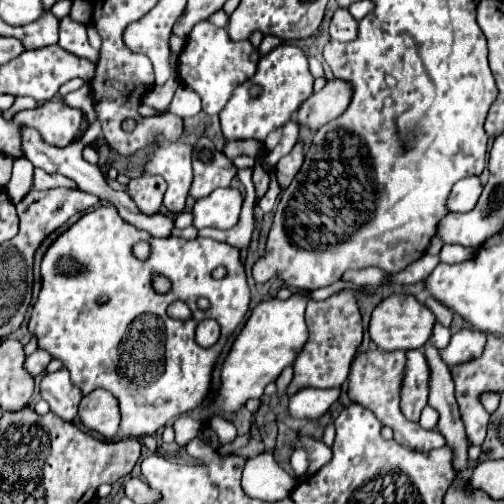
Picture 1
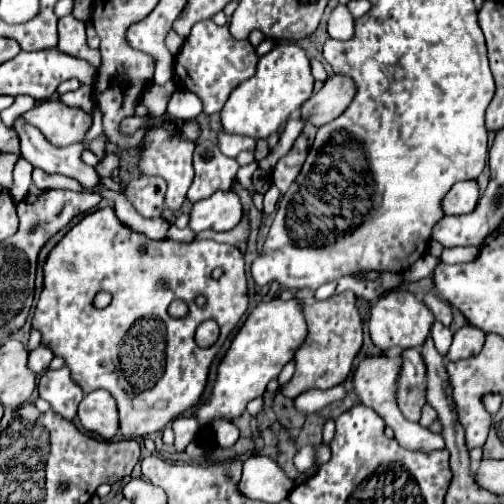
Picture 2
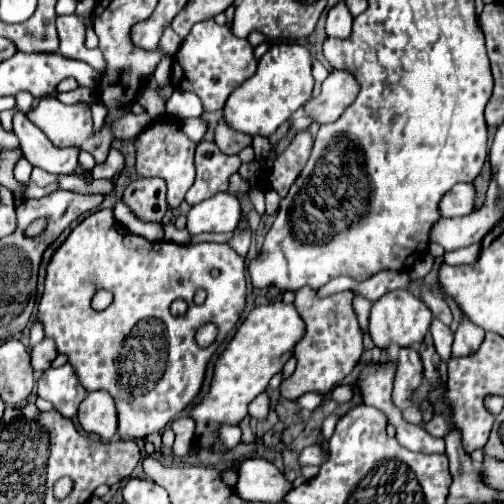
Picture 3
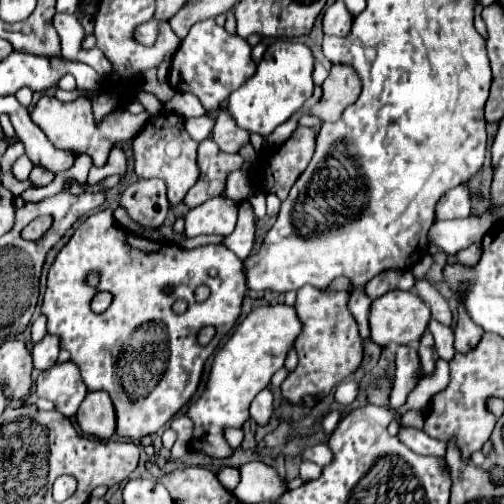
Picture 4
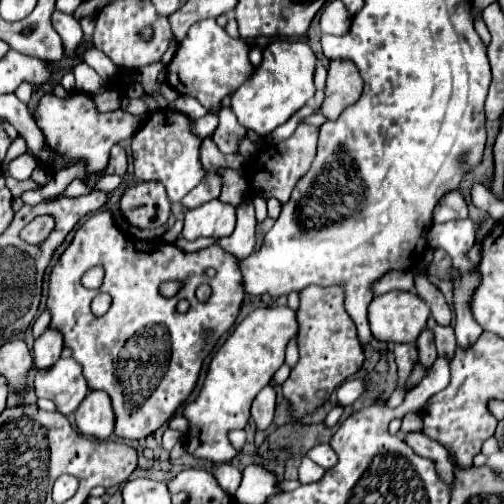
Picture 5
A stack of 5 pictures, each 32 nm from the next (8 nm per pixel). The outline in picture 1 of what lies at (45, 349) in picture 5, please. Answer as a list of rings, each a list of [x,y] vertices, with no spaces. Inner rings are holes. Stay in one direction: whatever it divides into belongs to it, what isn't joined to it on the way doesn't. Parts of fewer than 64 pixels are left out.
[[[38,348],[36,352],[32,352],[32,354],[26,358],[24,368],[26,368],[32,376],[40,376],[40,374],[44,374],[44,370],[46,370],[46,366],[48,366],[50,360],[52,360],[52,356],[50,356],[48,352],[44,352],[42,348]]]

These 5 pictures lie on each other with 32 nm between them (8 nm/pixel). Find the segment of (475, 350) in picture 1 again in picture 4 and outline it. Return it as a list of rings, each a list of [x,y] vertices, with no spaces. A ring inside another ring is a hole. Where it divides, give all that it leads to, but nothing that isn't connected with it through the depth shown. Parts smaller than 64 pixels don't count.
[[[456,294],[456,300],[458,300],[458,324],[456,324],[456,330],[454,330],[456,332],[454,346],[456,346],[456,352],[468,352],[468,350],[472,350],[474,344],[480,342],[480,336],[484,334],[484,330],[474,320],[468,318],[468,312],[460,304],[458,294]]]

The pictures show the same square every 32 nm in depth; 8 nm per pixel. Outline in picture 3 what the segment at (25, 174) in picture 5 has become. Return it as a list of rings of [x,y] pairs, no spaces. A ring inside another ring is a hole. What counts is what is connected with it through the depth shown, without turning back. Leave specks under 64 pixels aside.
[[[20,158],[18,162],[16,162],[16,166],[14,166],[14,178],[18,180],[18,182],[28,182],[30,180],[30,172],[32,172],[32,164],[28,164],[28,160],[24,160],[24,158]]]

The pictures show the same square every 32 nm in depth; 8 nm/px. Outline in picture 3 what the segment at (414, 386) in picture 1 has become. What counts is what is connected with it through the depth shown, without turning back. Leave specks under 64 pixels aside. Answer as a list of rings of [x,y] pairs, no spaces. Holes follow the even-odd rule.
[[[416,346],[412,348],[400,348],[398,352],[398,370],[394,378],[394,392],[392,392],[392,402],[396,408],[402,410],[402,416],[406,422],[422,426],[422,412],[418,406],[412,404],[412,394],[414,390],[422,384],[424,374],[422,374],[422,360],[418,356]]]

